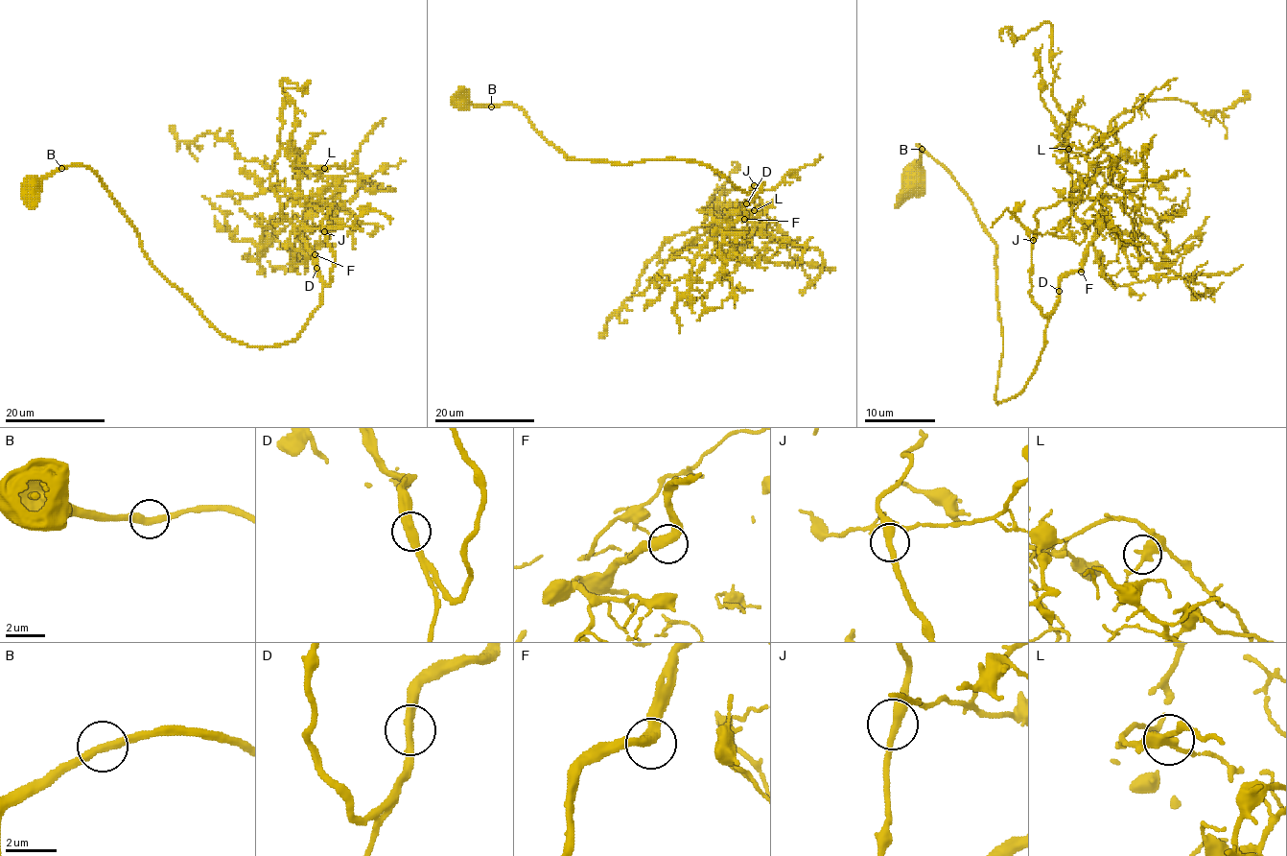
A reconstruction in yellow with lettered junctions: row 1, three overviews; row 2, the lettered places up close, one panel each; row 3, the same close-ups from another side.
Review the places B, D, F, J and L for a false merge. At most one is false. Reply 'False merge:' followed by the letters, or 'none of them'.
False merge: none of them

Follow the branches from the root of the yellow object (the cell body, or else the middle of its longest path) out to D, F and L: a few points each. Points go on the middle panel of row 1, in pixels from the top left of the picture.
D: (460, 101), (466, 96), (476, 105), (517, 105), (569, 159), (706, 164), (750, 194), (746, 202)
F: (460, 101), (466, 96), (476, 105), (517, 105), (569, 159), (706, 164), (753, 197), (744, 206), (744, 219)
L: (460, 101), (517, 105), (569, 159), (706, 164), (753, 197), (728, 230), (754, 225), (722, 208), (754, 210)

